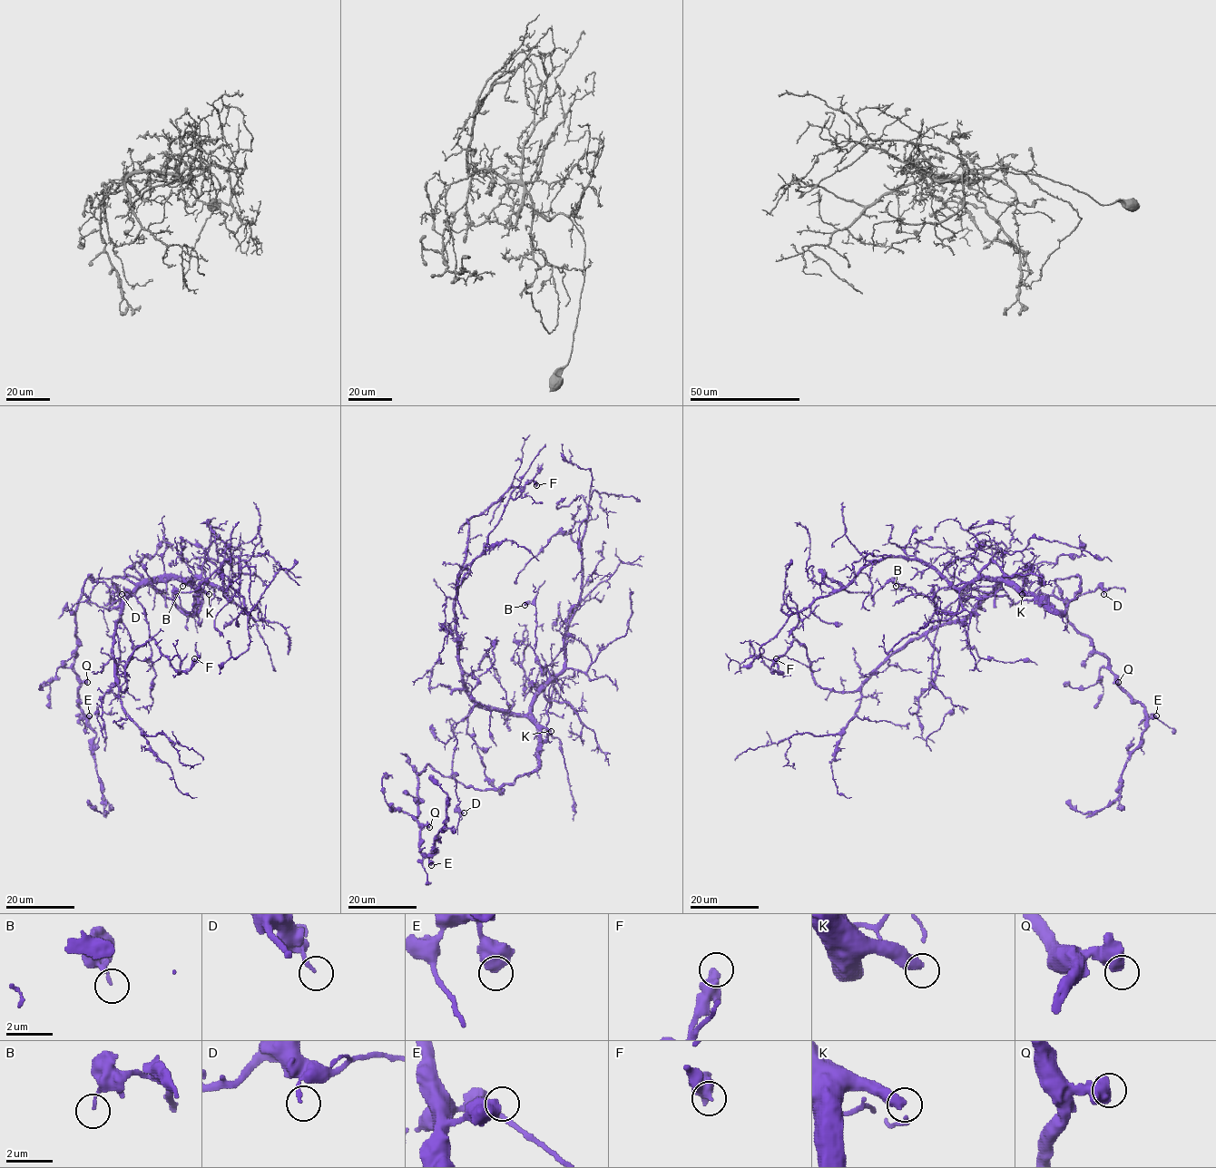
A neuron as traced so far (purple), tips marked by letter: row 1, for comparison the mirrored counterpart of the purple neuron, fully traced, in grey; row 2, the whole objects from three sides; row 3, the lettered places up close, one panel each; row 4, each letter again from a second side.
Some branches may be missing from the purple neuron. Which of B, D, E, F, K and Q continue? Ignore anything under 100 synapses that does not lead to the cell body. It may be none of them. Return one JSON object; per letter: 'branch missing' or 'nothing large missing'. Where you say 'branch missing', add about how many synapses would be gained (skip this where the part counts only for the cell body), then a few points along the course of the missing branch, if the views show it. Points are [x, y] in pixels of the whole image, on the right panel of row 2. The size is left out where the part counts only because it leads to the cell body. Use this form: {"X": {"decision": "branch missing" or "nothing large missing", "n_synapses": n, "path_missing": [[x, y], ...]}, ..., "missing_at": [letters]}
{"B": {"decision": "nothing large missing"}, "D": {"decision": "nothing large missing"}, "E": {"decision": "nothing large missing"}, "F": {"decision": "nothing large missing"}, "K": {"decision": "branch missing"}, "Q": {"decision": "nothing large missing"}, "missing_at": ["K"]}

